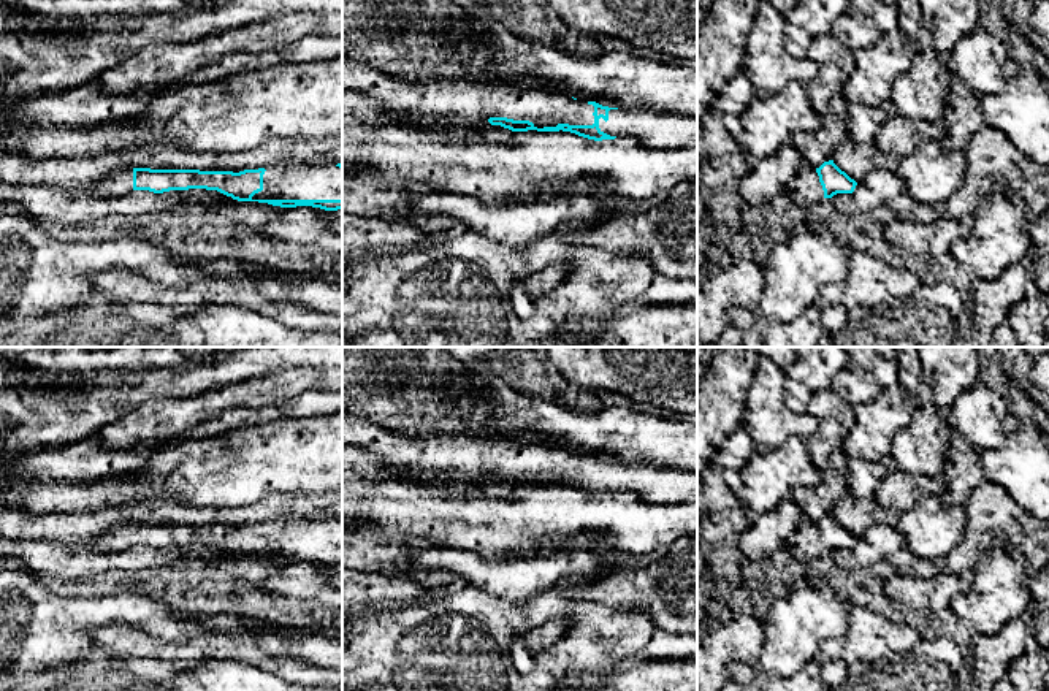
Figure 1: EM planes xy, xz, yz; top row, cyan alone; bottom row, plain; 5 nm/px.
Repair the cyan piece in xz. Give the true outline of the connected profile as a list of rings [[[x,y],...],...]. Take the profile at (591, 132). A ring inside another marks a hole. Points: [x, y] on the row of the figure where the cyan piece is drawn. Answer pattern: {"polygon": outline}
{"polygon": [[[342,59],[342,90],[371,97],[385,111],[409,117],[429,132],[455,136],[477,136],[475,125],[490,122],[512,132],[563,130],[594,141],[632,136],[658,149],[697,143],[697,117],[608,108],[523,82],[410,82]]]}

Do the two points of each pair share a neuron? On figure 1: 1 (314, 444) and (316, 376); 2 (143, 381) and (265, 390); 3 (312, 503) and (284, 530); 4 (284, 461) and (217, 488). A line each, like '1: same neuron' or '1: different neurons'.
1: different neurons
2: different neurons
3: different neurons
4: same neuron

